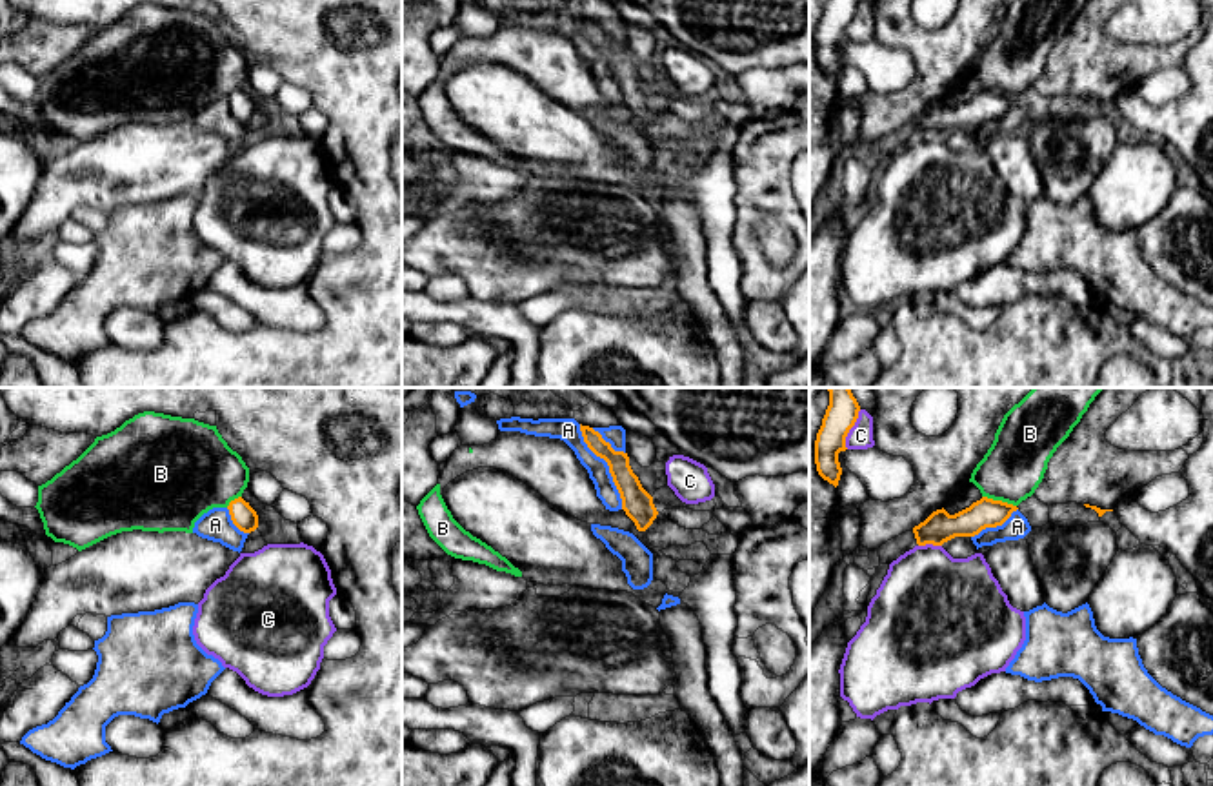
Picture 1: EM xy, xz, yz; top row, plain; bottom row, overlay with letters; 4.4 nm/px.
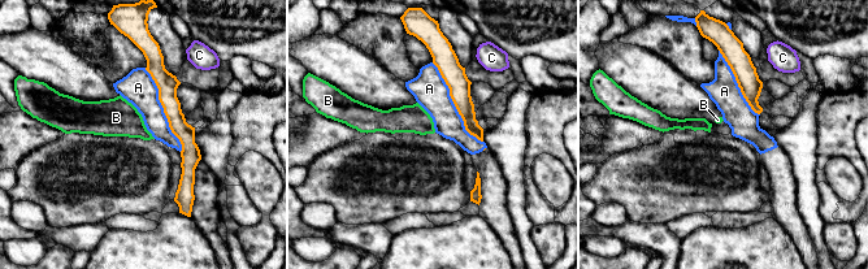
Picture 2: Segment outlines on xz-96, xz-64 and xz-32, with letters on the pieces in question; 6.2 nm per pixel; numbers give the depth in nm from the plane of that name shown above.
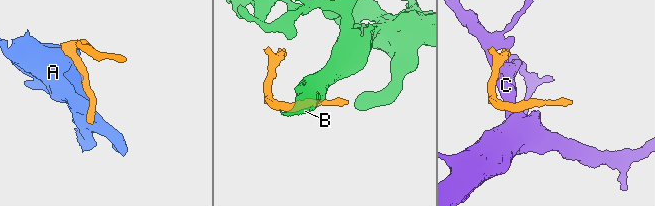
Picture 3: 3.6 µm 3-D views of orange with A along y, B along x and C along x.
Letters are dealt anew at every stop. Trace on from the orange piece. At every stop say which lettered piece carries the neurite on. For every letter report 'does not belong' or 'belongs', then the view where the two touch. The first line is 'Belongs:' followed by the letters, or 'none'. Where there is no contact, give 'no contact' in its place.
Belongs: none
A: does not belong; contact in xz
B: does not belong; contact in yz
C: does not belong; contact in yz

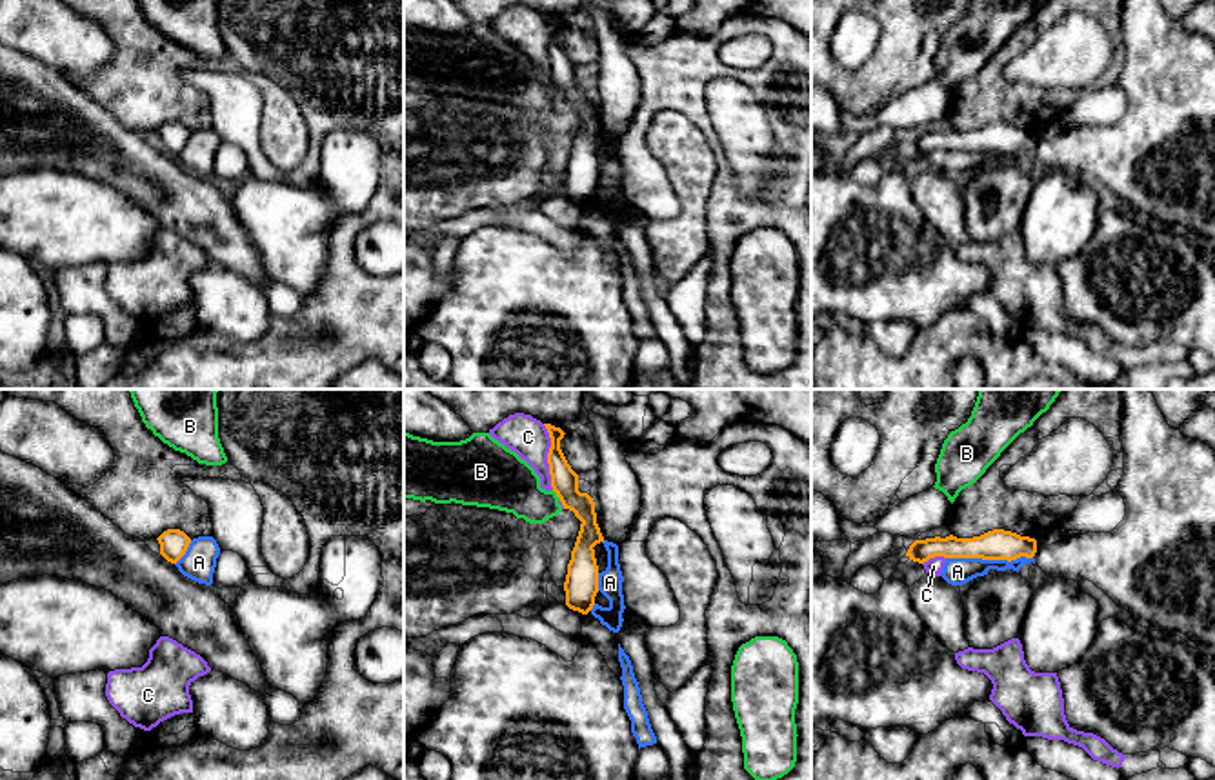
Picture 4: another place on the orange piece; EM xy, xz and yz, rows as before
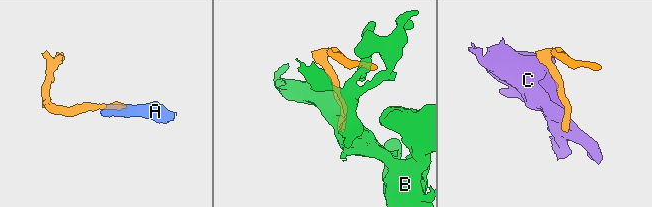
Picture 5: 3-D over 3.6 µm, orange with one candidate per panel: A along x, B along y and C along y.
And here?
Belongs: none
A: does not belong; contact in yz
B: does not belong; contact in xz
C: does not belong; contact in xz

